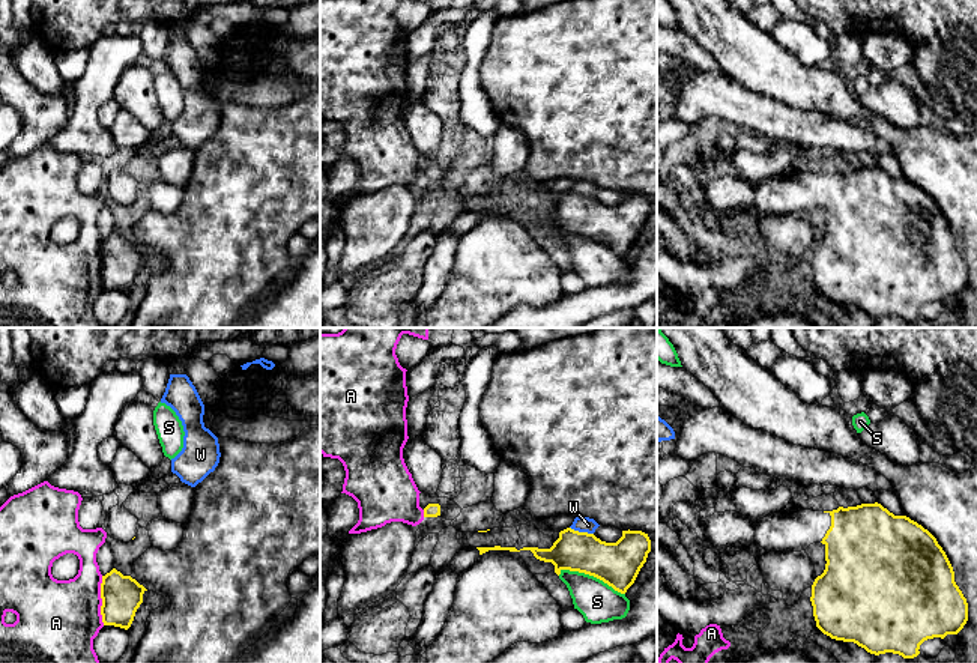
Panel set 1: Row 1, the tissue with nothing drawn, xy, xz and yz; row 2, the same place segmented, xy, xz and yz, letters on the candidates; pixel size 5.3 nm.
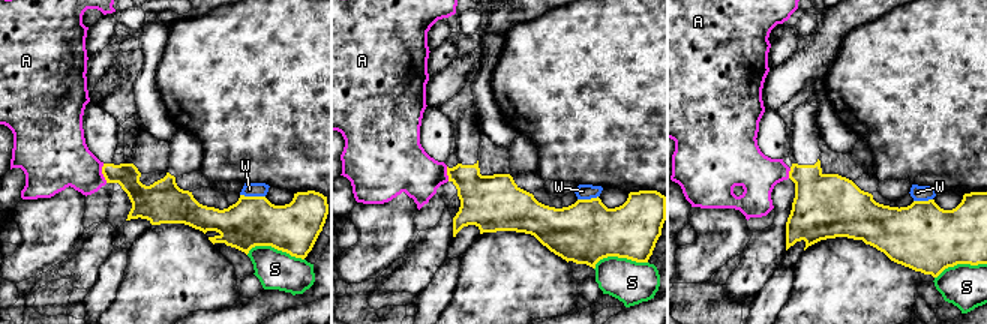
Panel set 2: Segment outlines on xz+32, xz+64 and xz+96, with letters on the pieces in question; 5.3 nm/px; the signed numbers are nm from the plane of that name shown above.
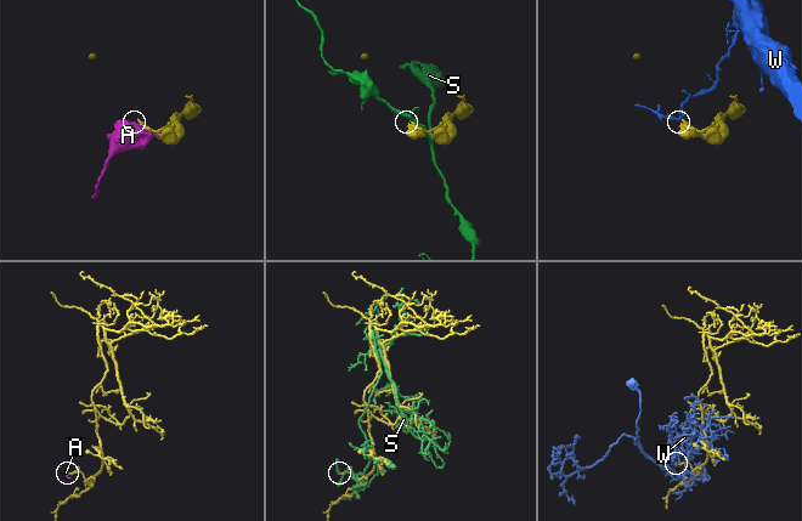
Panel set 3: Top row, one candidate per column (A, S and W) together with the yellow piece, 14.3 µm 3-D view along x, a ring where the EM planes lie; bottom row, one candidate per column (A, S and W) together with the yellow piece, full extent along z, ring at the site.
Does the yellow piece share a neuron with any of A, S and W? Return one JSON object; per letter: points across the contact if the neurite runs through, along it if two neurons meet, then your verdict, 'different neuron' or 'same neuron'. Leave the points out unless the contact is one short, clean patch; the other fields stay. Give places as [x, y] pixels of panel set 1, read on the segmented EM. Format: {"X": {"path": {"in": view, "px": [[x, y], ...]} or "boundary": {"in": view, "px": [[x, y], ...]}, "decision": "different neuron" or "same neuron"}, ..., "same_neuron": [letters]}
{"A": {"decision": "different neuron"}, "S": {"decision": "different neuron"}, "W": {"decision": "different neuron"}, "same_neuron": []}

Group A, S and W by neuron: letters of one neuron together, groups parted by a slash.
A / S / W

